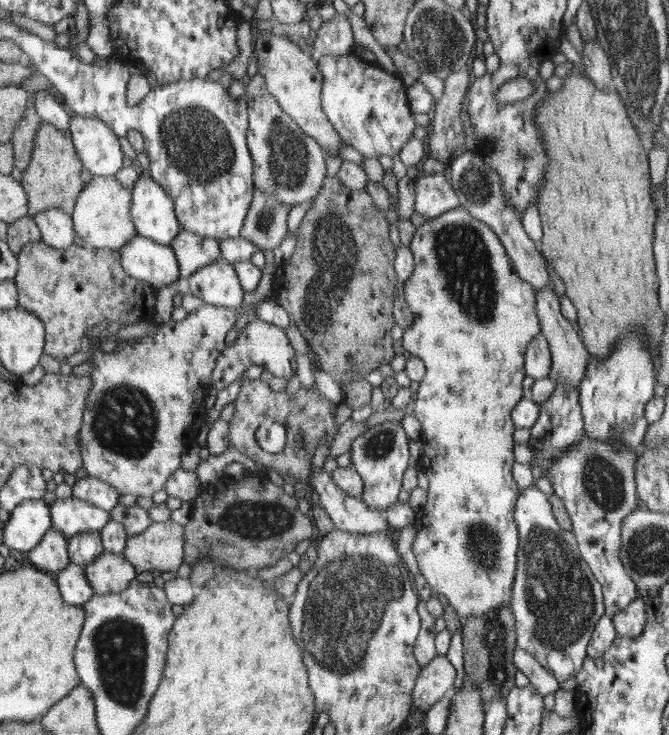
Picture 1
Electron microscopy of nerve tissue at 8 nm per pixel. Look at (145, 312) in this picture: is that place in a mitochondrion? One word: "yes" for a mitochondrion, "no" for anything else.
no

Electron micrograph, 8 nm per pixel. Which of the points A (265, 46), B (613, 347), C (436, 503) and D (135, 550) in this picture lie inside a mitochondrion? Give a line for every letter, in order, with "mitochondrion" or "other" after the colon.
A: other
B: other
C: other
D: other

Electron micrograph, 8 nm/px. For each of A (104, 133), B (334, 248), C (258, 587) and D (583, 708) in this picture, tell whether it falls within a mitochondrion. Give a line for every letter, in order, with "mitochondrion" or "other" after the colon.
A: other
B: mitochondrion
C: other
D: other

